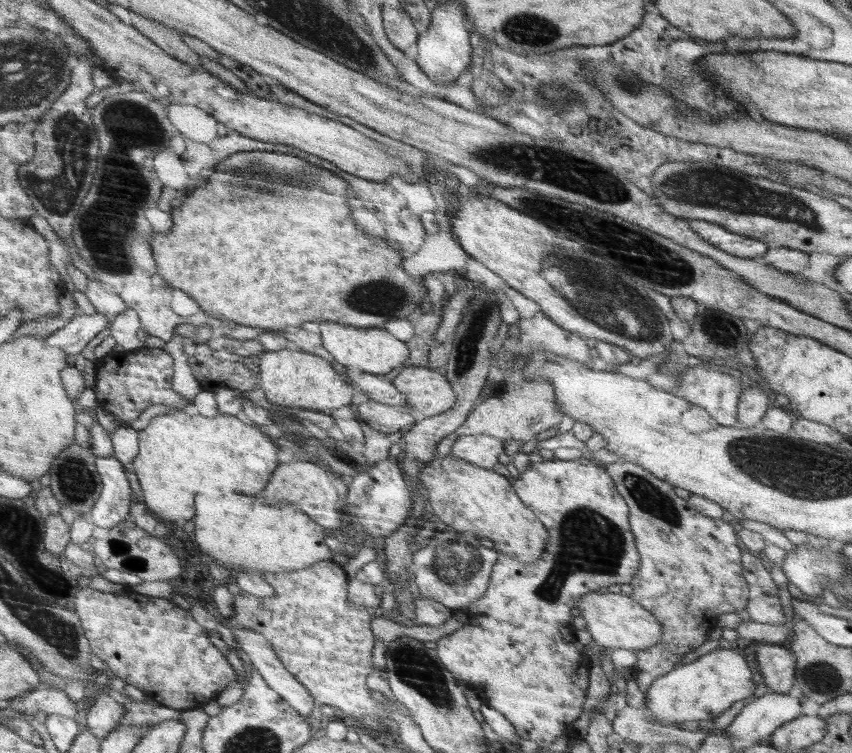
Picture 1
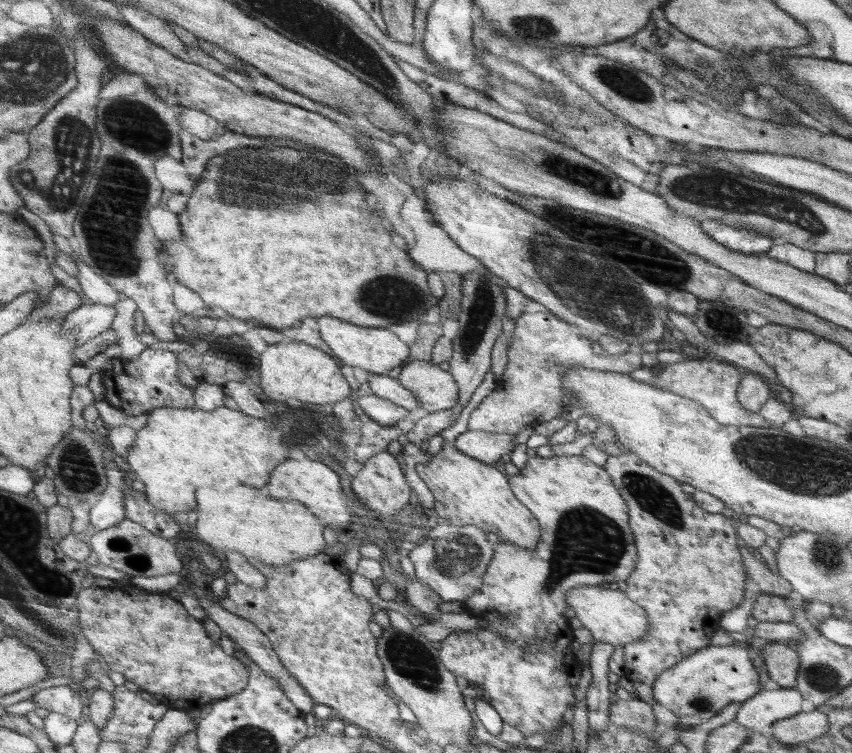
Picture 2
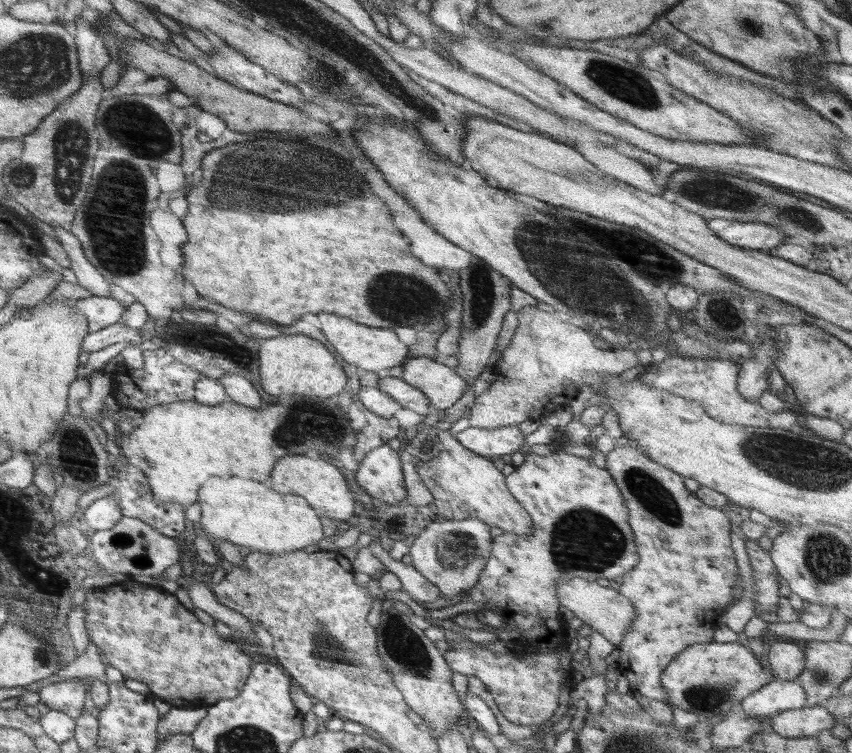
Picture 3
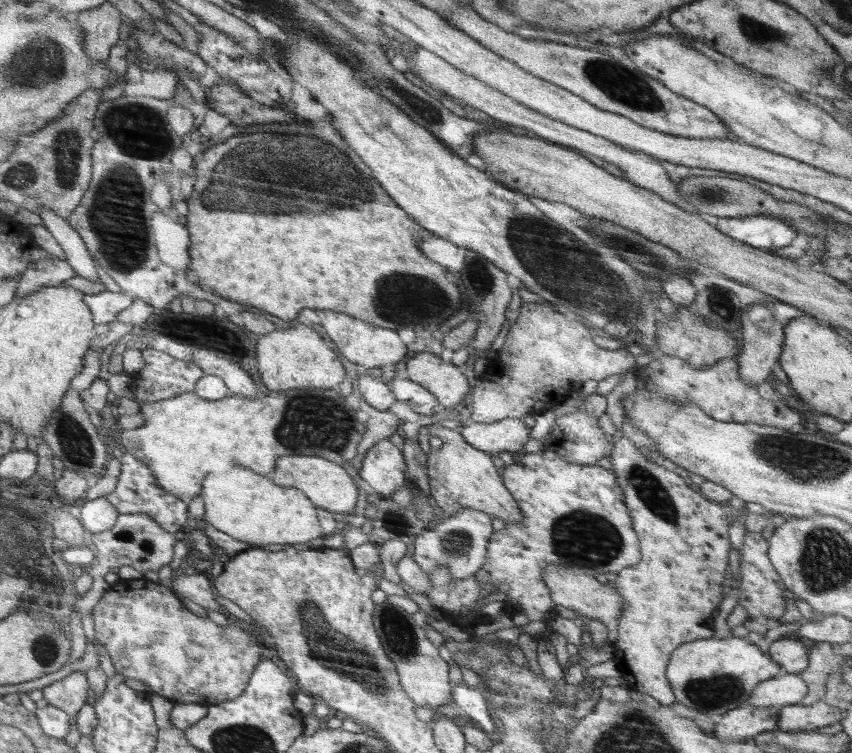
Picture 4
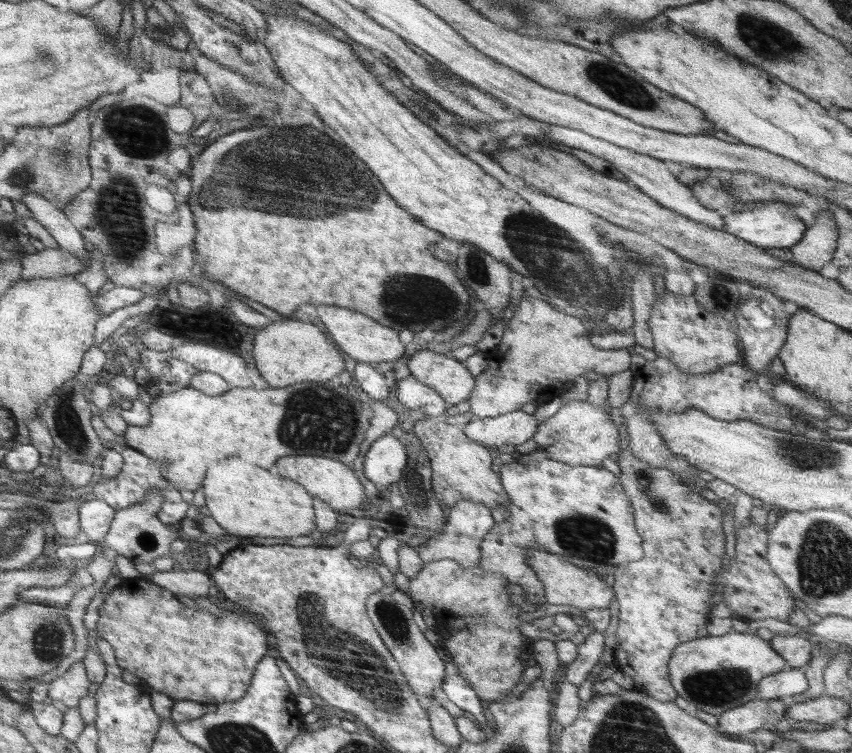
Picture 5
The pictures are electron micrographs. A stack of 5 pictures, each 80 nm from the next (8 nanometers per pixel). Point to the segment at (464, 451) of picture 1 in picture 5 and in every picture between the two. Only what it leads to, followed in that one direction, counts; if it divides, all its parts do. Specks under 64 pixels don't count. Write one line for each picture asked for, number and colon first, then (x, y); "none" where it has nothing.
2: (489, 447)
3: (490, 442)
4: (509, 435)
5: (516, 427)

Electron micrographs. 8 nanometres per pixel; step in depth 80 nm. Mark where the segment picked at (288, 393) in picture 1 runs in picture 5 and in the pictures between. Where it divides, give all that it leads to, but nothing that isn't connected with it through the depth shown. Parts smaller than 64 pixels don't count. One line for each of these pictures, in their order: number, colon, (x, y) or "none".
2: (289, 369)
3: (289, 365)
4: (298, 358)
5: (293, 351)

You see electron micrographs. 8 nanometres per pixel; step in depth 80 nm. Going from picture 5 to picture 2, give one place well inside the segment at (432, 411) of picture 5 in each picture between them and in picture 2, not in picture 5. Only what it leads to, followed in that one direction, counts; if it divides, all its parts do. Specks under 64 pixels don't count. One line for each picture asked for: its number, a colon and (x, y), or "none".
2: (383, 386)
3: (408, 396)
4: (405, 391)

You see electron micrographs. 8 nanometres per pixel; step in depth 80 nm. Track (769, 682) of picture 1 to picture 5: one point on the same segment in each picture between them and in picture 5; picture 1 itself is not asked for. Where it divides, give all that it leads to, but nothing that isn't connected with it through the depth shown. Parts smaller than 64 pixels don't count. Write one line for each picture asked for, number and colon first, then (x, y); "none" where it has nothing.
2: (782, 661)
3: (787, 660)
4: (793, 655)
5: (796, 650)

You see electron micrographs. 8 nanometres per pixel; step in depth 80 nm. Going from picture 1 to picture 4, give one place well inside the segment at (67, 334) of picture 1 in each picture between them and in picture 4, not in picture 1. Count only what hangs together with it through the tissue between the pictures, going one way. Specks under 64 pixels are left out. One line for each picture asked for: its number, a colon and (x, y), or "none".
2: (89, 321)
3: (101, 312)
4: (106, 305)

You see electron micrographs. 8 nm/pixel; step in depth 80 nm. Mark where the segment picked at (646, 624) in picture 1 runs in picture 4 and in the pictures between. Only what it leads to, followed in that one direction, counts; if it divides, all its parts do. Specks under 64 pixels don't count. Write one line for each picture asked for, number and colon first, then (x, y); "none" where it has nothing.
2: (611, 616)
3: (608, 611)
4: (579, 592)

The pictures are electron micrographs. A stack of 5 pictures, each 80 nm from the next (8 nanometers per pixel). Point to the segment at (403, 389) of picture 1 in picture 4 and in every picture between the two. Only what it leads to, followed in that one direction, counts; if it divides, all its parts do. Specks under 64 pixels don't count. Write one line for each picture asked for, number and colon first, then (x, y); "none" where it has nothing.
2: (437, 390)
3: (443, 387)
4: (442, 379)

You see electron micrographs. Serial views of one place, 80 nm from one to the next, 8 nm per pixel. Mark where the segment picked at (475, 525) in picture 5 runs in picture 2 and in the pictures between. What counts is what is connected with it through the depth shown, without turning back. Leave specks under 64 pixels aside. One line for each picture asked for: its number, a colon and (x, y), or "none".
2: (452, 560)
3: (452, 554)
4: (460, 542)

